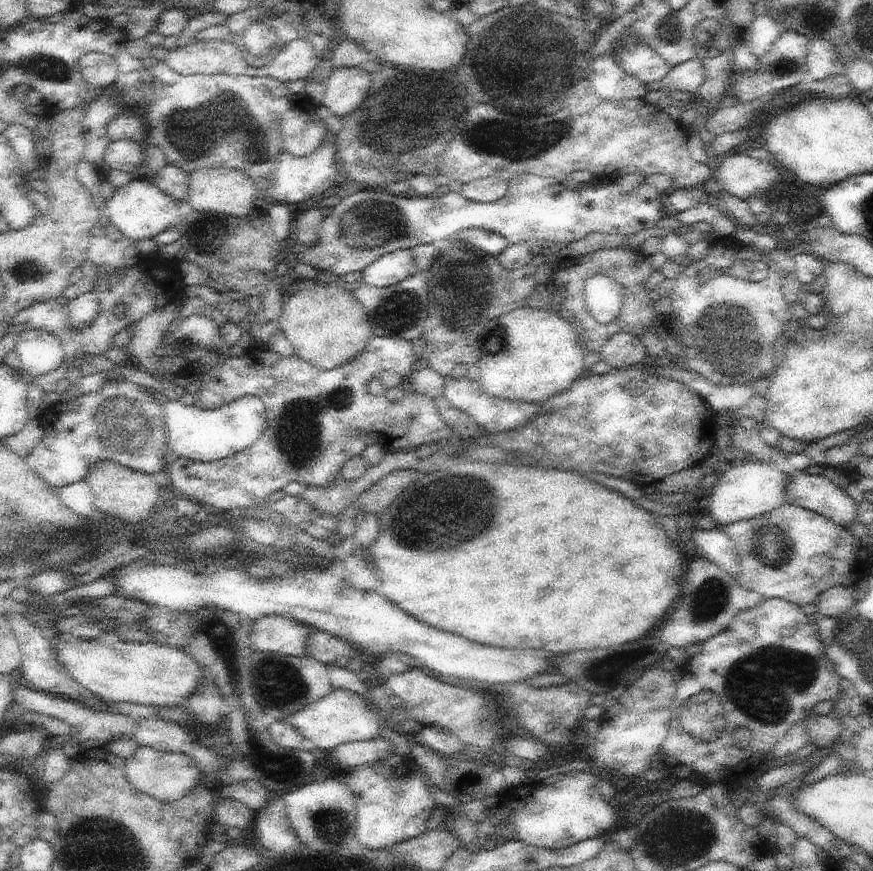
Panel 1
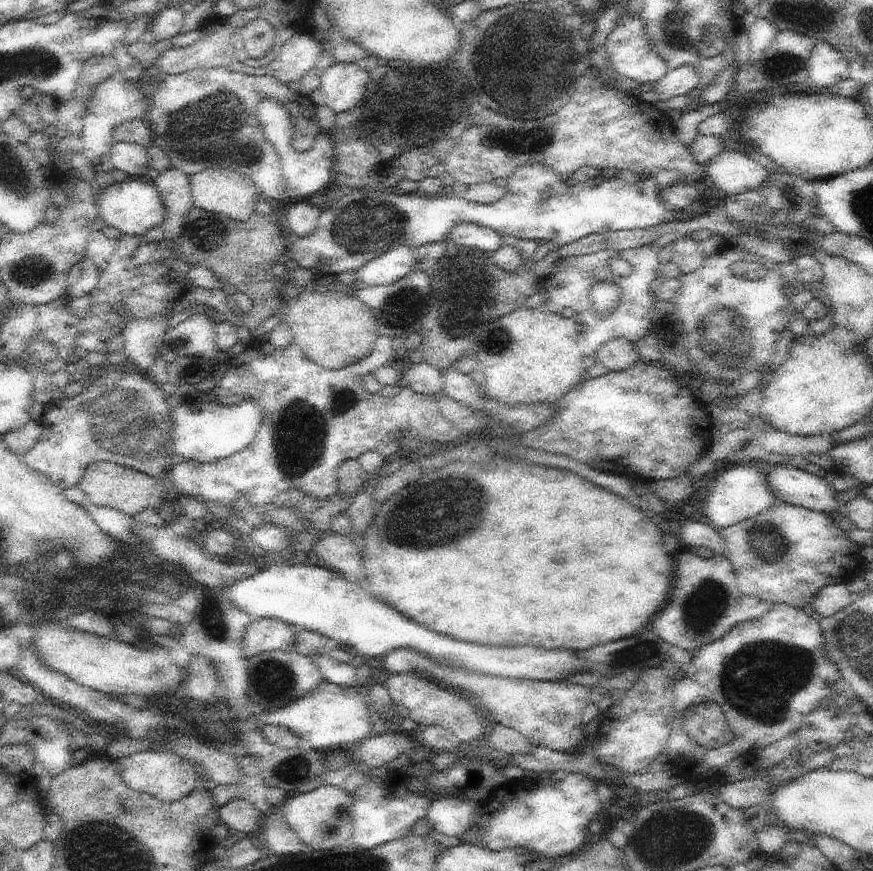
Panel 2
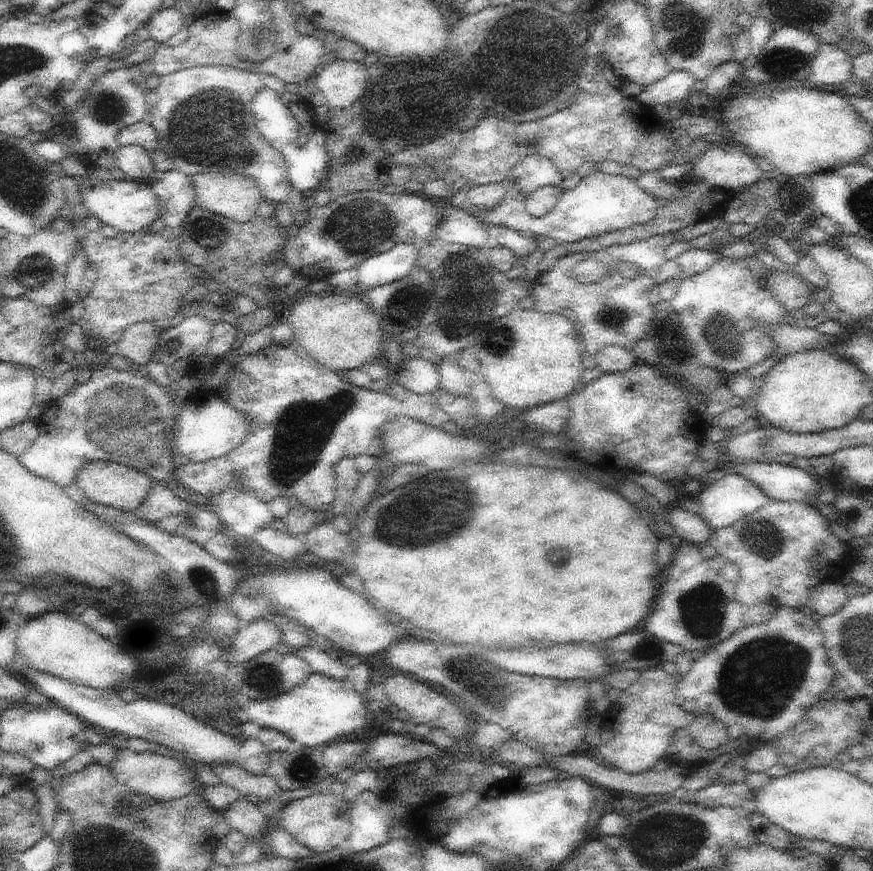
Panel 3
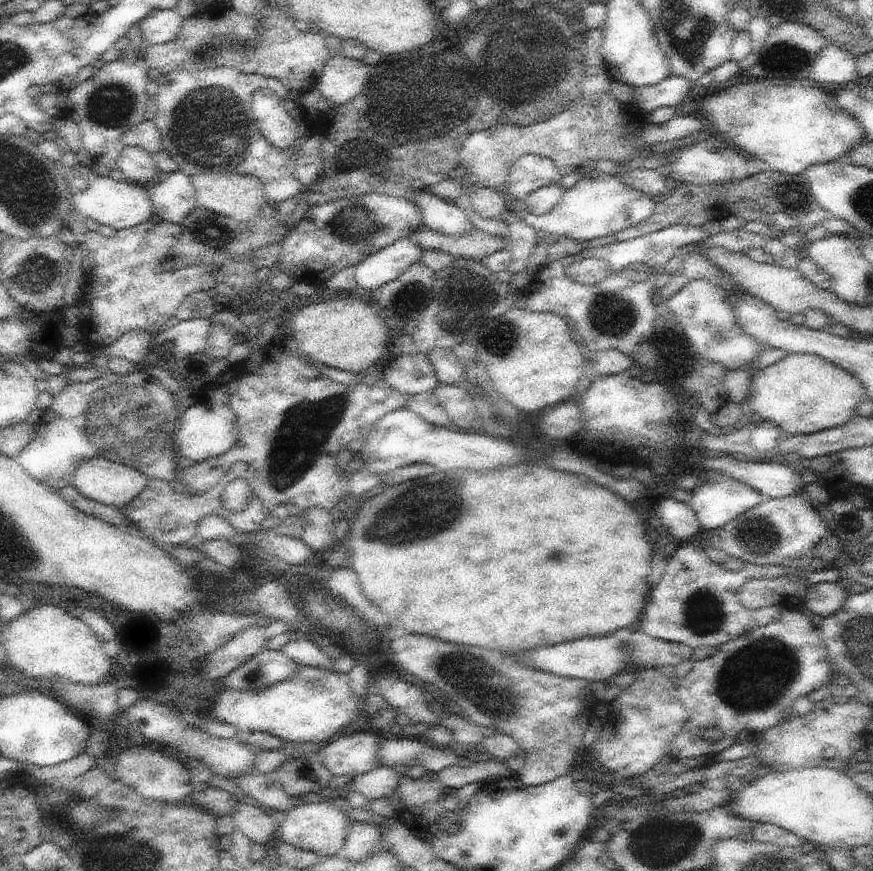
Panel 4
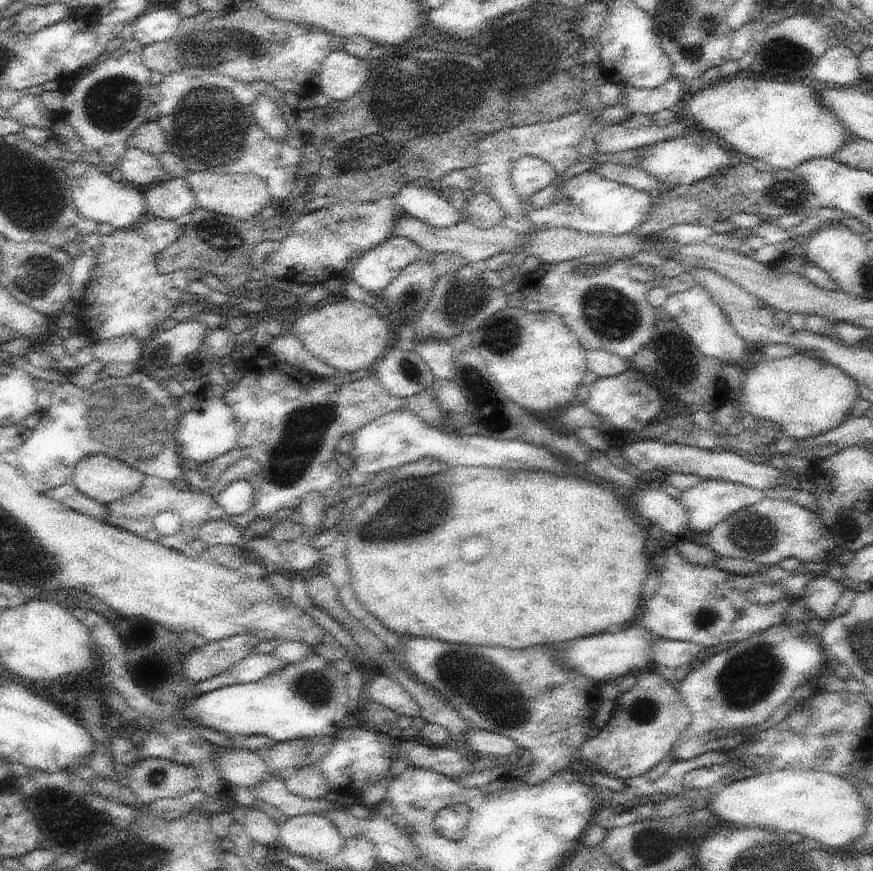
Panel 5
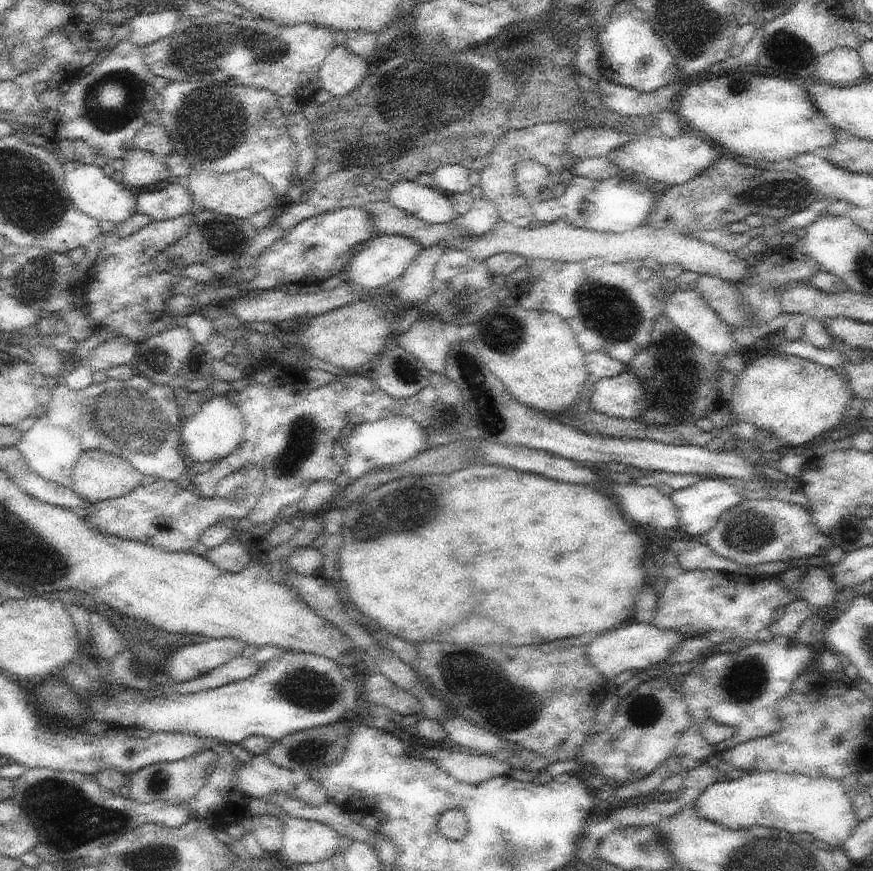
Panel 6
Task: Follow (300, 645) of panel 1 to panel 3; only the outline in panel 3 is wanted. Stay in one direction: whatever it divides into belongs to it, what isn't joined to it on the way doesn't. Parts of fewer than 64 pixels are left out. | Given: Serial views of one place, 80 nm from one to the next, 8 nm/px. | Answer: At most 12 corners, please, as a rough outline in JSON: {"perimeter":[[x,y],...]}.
{"perimeter":[[263,618],[238,631],[228,654],[240,667],[281,648],[280,625]]}

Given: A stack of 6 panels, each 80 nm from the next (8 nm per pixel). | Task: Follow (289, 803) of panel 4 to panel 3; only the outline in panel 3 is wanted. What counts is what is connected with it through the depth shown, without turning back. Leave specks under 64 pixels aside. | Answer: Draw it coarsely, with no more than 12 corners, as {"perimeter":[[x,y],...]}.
{"perimeter":[[214,764],[218,780],[260,800],[280,788],[272,776],[254,775],[237,764]]}

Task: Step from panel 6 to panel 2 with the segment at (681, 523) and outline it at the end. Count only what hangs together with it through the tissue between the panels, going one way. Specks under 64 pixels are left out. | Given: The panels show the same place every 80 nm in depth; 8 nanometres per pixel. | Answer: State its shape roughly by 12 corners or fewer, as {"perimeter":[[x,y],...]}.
{"perimeter":[[766,463],[712,476],[703,514],[718,531],[752,518],[776,498]]}

